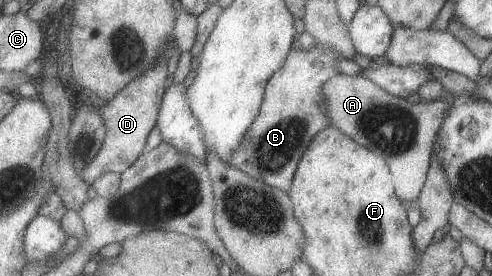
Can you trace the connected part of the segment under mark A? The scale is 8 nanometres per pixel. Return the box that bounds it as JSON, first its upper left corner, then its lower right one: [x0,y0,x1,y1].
[321,74,454,201]

